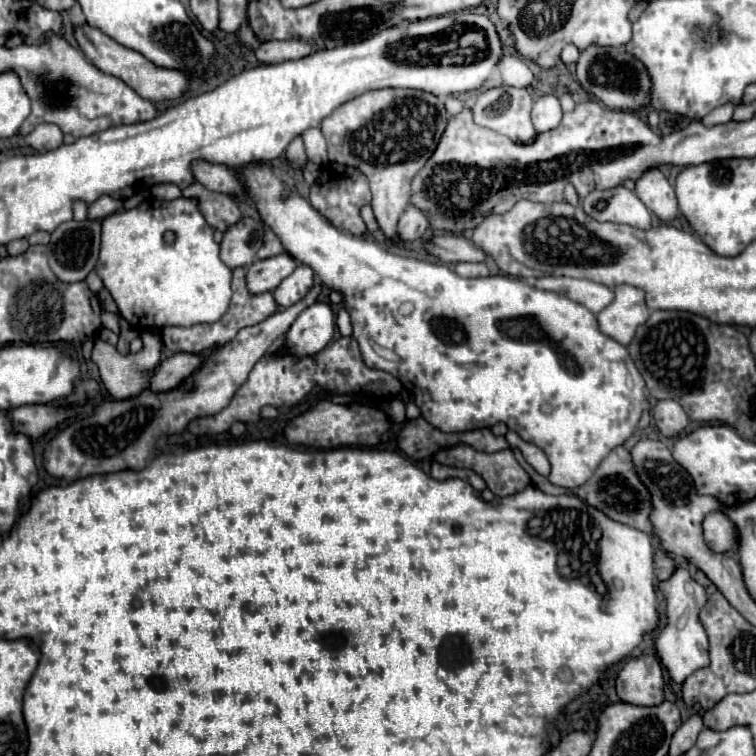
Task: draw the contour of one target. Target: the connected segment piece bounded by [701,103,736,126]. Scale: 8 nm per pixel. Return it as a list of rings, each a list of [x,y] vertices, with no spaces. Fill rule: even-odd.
[[[728,103],[725,106],[719,106],[719,108],[715,108],[713,112],[709,112],[701,122],[705,124],[705,126],[715,126],[715,124],[725,124],[725,122],[729,122],[731,120],[731,116],[733,116],[733,110],[735,110],[735,105]]]

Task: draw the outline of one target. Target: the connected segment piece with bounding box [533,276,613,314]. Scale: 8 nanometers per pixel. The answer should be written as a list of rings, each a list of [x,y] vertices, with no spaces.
[[[541,276],[535,280],[533,286],[569,296],[571,300],[585,304],[585,308],[589,308],[593,314],[601,312],[607,304],[613,302],[613,290],[593,280],[577,280],[567,276]]]

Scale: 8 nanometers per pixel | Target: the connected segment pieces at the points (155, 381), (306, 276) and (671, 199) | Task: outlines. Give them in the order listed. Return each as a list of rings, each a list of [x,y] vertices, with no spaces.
[[[173,354],[171,358],[163,360],[159,368],[149,378],[149,390],[151,392],[167,392],[179,386],[195,368],[201,366],[201,358],[195,354]]]
[[[297,264],[297,268],[293,270],[291,276],[287,276],[275,290],[273,290],[273,298],[281,308],[293,306],[295,302],[299,302],[309,288],[315,282],[315,274],[309,266],[305,264]]]
[[[649,168],[641,178],[635,180],[635,194],[663,222],[671,222],[679,214],[673,186],[659,168]]]

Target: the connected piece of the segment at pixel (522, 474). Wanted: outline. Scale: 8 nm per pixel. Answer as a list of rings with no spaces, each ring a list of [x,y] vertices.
[[[457,446],[453,448],[453,452],[451,450],[439,452],[435,460],[473,468],[487,482],[487,488],[495,496],[517,494],[531,484],[527,472],[519,466],[511,448],[493,452],[493,454],[479,454],[469,446]]]

